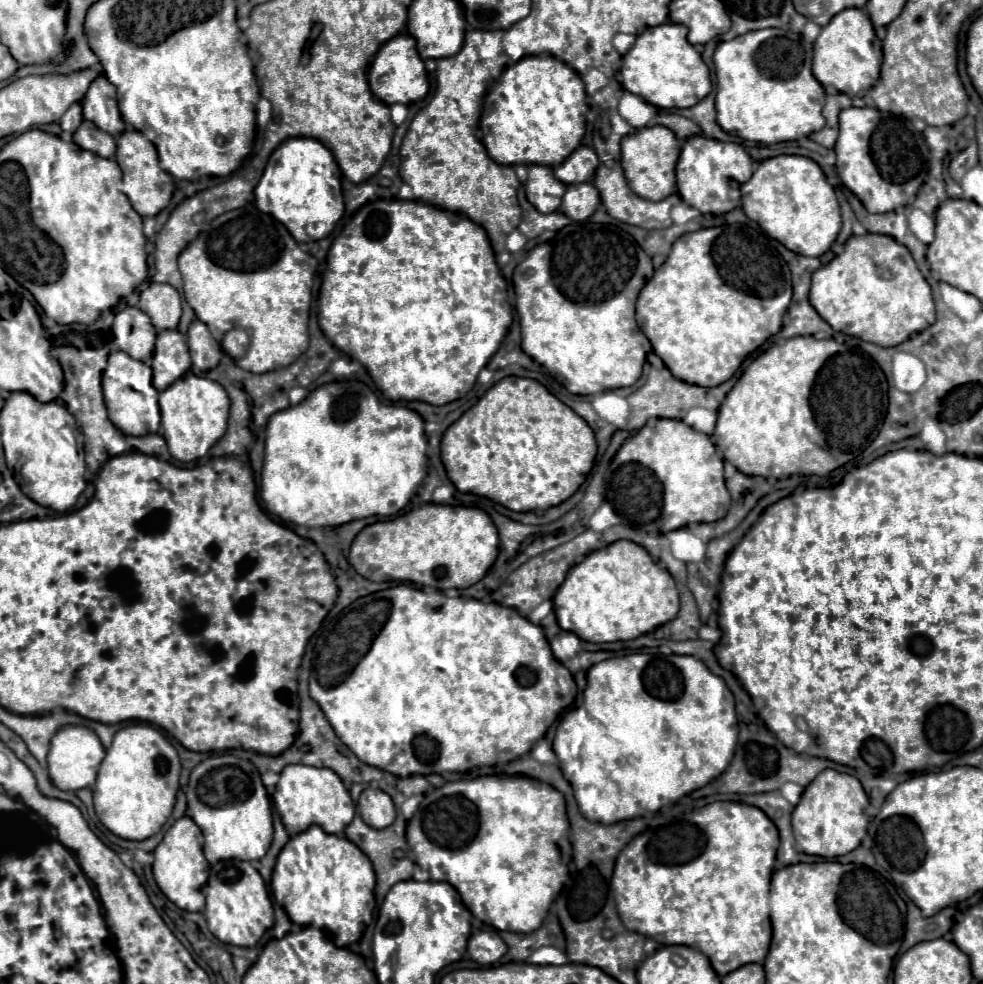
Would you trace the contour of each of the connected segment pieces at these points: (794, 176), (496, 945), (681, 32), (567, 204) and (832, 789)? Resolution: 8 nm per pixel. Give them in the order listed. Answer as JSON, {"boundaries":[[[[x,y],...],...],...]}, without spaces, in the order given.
{"boundaries":[[[[800,155],[764,159],[750,181],[742,185],[742,209],[746,217],[762,227],[764,233],[798,255],[824,255],[842,227],[834,187],[826,181],[818,163]]],[[[480,931],[468,941],[468,953],[480,965],[498,963],[506,949],[508,947],[504,945],[504,939],[498,935],[498,931]]],[[[676,23],[648,27],[642,35],[638,35],[632,49],[622,57],[622,85],[660,109],[684,109],[702,101],[712,91],[710,71],[696,47],[688,43],[686,35],[688,29]]],[[[592,183],[568,185],[562,197],[560,213],[568,215],[574,221],[584,221],[596,211],[598,205],[600,205],[600,193]]],[[[824,769],[802,793],[800,803],[792,813],[792,829],[796,839],[796,849],[808,855],[820,855],[826,859],[846,855],[854,851],[862,837],[866,835],[866,793],[860,781],[852,775],[838,773],[834,769]]]]}

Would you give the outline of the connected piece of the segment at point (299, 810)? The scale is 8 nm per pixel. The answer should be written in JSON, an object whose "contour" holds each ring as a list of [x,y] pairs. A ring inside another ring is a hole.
{"contour":[[[288,765],[280,773],[280,781],[272,795],[274,809],[278,811],[288,833],[296,835],[310,825],[320,825],[326,833],[340,835],[354,817],[354,803],[350,793],[344,789],[340,777],[330,769],[318,769],[308,765]]]}

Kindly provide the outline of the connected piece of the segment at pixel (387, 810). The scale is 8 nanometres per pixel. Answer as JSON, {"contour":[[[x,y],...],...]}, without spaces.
{"contour":[[[368,787],[358,799],[358,813],[366,825],[372,825],[372,829],[384,829],[394,821],[396,807],[382,789]]]}

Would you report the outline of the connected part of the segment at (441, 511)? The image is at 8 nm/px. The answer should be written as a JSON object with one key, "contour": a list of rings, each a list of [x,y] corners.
{"contour":[[[422,505],[394,521],[364,527],[348,553],[350,565],[370,581],[396,579],[434,589],[466,589],[478,583],[498,555],[498,531],[492,519],[474,507]]]}

